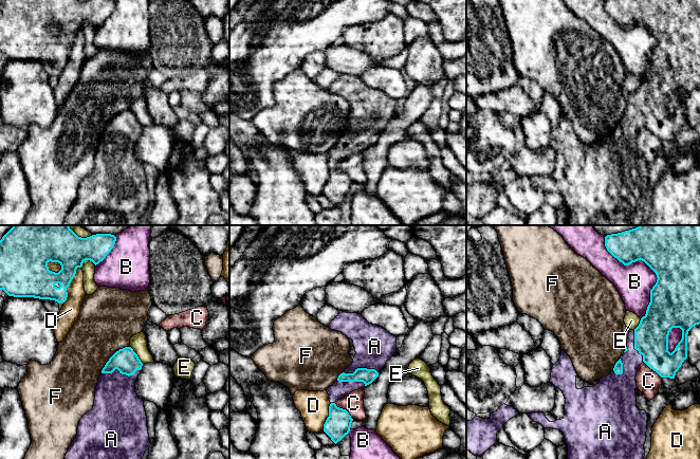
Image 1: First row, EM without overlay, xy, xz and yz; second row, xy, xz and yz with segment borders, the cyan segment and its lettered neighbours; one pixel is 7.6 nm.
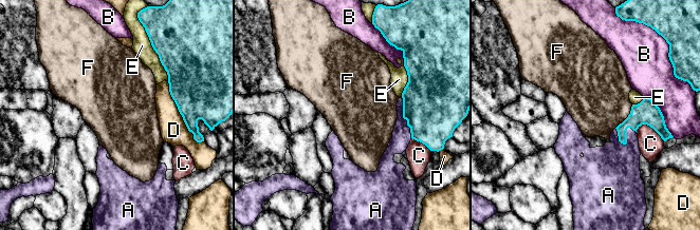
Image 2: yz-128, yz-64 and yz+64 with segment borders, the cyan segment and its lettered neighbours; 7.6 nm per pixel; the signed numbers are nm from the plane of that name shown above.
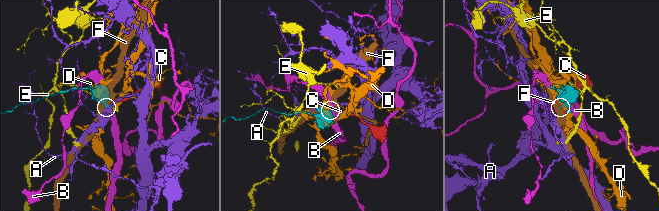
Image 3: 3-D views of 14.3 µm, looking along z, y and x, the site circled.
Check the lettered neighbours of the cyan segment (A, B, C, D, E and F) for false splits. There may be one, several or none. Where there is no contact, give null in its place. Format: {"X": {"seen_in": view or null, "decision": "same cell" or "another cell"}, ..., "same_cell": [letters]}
{"A": {"seen_in": "xy", "decision": "same cell"}, "B": {"seen_in": "yz", "decision": "another cell"}, "C": {"seen_in": "xz", "decision": "another cell"}, "D": {"seen_in": "xy", "decision": "another cell"}, "E": {"seen_in": "xy", "decision": "another cell"}, "F": {"seen_in": "xy", "decision": "another cell"}, "same_cell": ["A"]}

